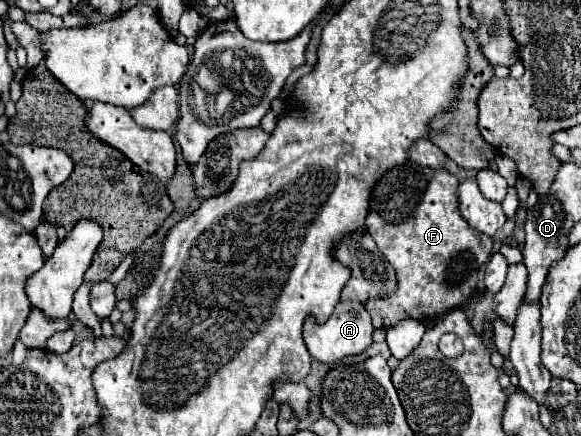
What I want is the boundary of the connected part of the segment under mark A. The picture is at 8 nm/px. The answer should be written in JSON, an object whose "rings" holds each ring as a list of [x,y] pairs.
{"rings":[[[341,301],[335,307],[335,315],[331,315],[327,323],[317,325],[317,323],[307,321],[303,337],[305,337],[307,351],[311,353],[313,359],[317,359],[319,363],[325,363],[325,365],[333,365],[345,357],[363,353],[373,343],[371,315],[367,313],[365,305],[359,301]]]}

